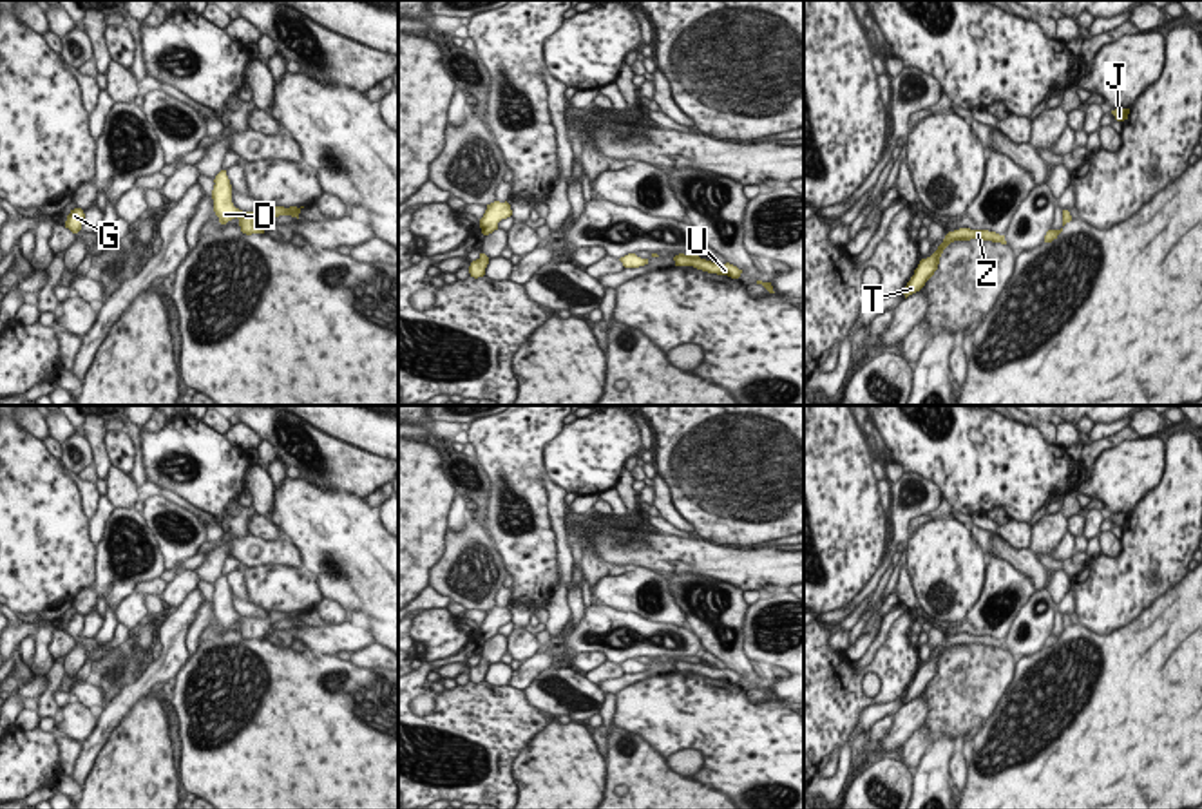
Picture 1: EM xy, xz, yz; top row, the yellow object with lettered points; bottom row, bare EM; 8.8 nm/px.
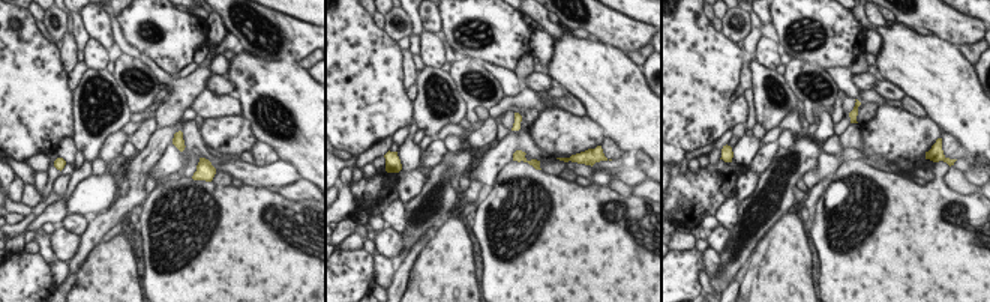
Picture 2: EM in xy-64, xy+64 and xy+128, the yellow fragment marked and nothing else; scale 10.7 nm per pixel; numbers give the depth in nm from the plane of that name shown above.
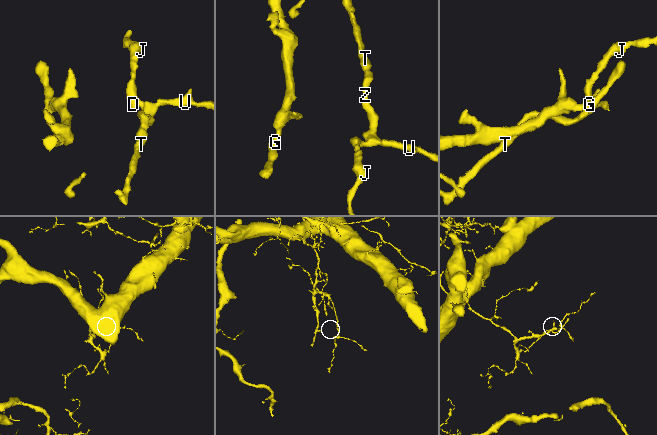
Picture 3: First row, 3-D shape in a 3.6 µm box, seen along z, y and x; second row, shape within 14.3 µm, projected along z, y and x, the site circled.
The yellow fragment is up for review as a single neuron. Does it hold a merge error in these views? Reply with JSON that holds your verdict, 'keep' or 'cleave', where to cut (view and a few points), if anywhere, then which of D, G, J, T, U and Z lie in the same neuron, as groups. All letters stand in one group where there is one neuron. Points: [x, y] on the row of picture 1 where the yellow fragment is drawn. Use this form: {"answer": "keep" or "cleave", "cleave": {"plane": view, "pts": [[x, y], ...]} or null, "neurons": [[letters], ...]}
{"answer": "keep", "cleave": null, "neurons": [["D", "G", "J", "T", "U", "Z"]]}

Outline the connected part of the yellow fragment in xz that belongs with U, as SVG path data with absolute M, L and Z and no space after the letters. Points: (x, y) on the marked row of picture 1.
M679 253L673 257L675 266L693 266L697 270L708 271L708 273L717 273L717 275L728 275L731 279L739 279L742 270L737 266L726 262L726 264L717 264L706 259L701 259L699 255L684 255Z

